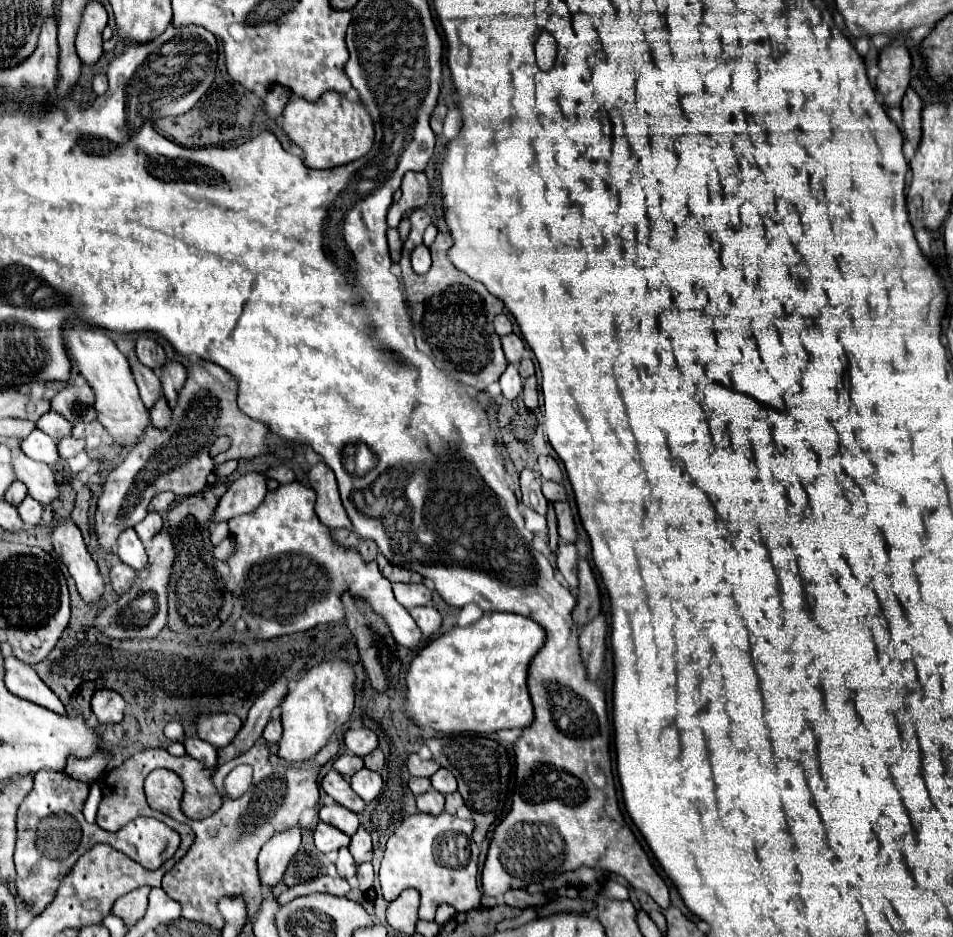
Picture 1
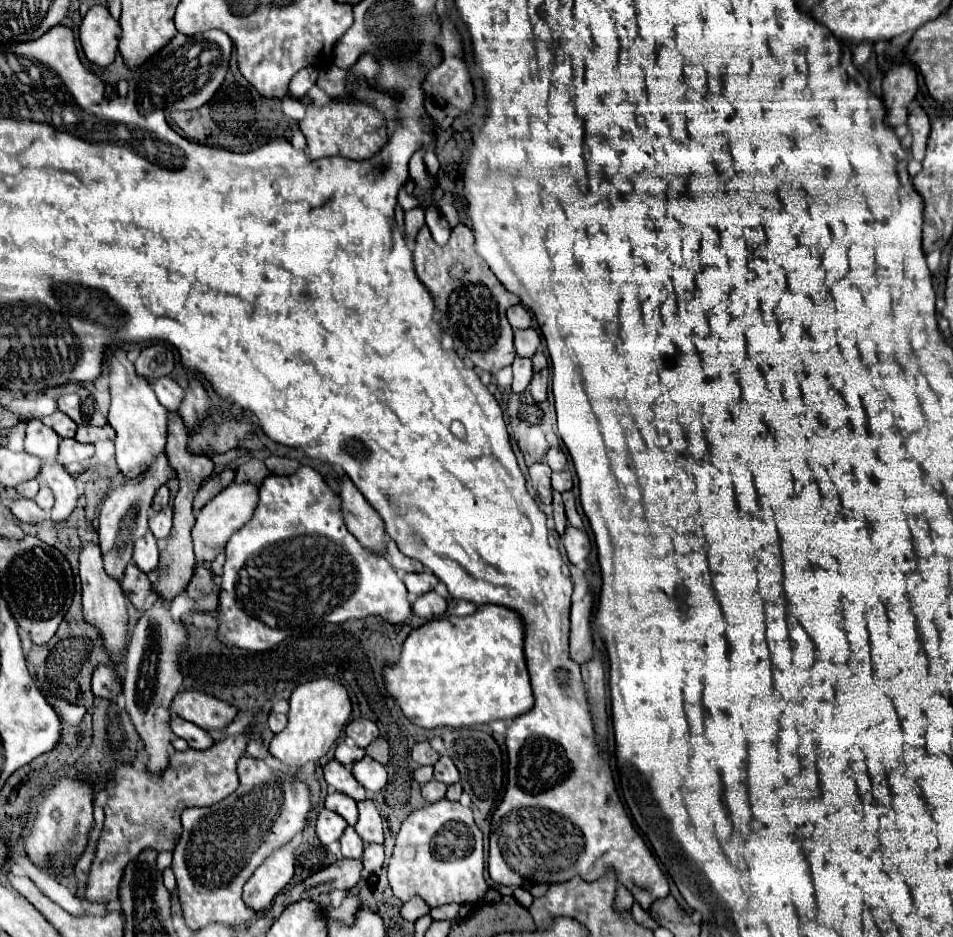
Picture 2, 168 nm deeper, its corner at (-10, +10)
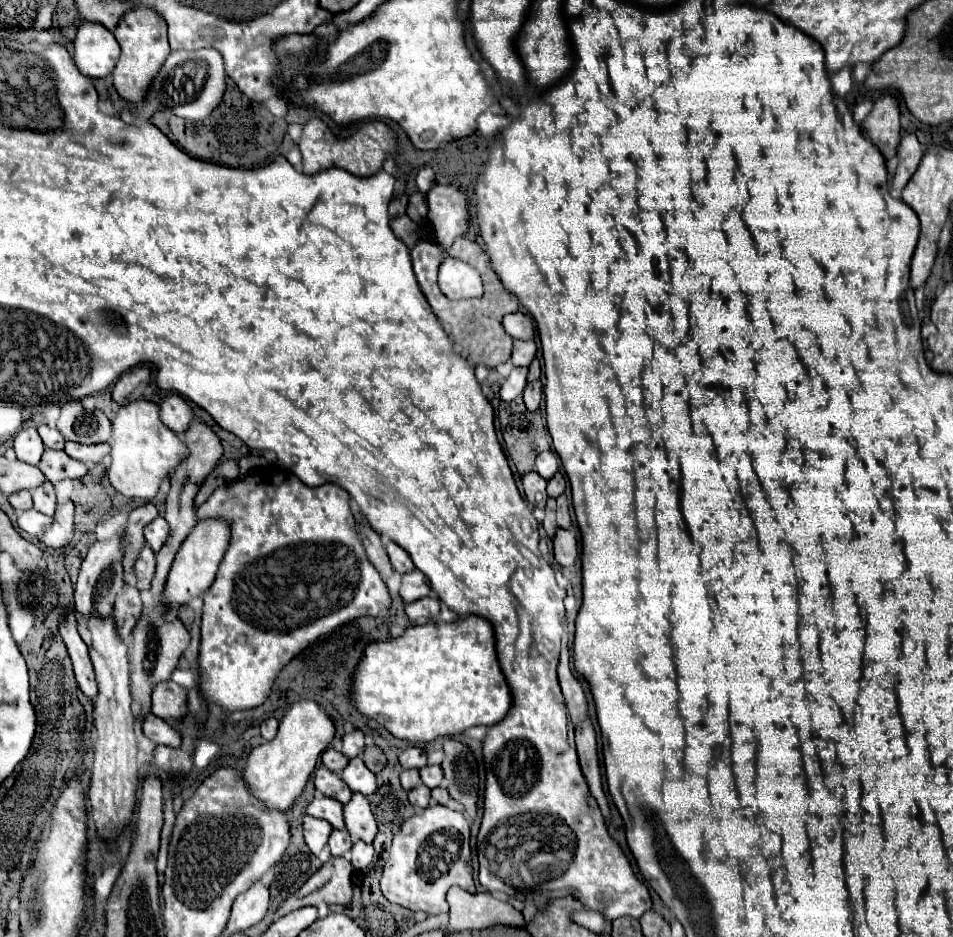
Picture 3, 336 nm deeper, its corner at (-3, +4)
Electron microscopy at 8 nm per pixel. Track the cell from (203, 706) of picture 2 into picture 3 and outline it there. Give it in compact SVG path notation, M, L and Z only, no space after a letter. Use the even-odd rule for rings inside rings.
M162 681L152 689L152 705L150 711L164 719L164 721L174 721L180 719L188 707L186 701L186 689L176 685L174 681Z

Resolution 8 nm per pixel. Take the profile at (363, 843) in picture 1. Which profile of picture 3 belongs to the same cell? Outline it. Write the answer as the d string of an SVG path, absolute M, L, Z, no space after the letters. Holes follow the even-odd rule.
M354 793L352 799L344 805L344 821L346 821L346 829L352 837L352 841L374 841L376 835L376 819L372 815L370 803L366 799L366 795L362 793Z

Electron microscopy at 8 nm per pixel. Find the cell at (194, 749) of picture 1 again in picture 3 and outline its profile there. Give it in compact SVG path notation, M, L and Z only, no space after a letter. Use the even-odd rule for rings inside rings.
M146 713L142 717L142 733L156 745L180 745L180 733L176 733L176 729L170 723L152 713Z

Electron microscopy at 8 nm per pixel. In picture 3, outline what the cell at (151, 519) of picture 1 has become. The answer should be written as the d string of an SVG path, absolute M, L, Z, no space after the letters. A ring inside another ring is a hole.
M156 517L156 519L144 529L144 537L146 537L148 545L150 545L156 553L158 553L158 551L162 549L162 545L166 543L168 531L170 531L170 527L168 527L168 523L166 523L164 517Z

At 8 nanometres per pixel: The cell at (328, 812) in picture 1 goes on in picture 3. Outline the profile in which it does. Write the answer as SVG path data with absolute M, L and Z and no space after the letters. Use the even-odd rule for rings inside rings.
M314 797L314 801L306 807L306 813L318 819L328 821L334 829L344 829L342 819L342 803L330 797Z

